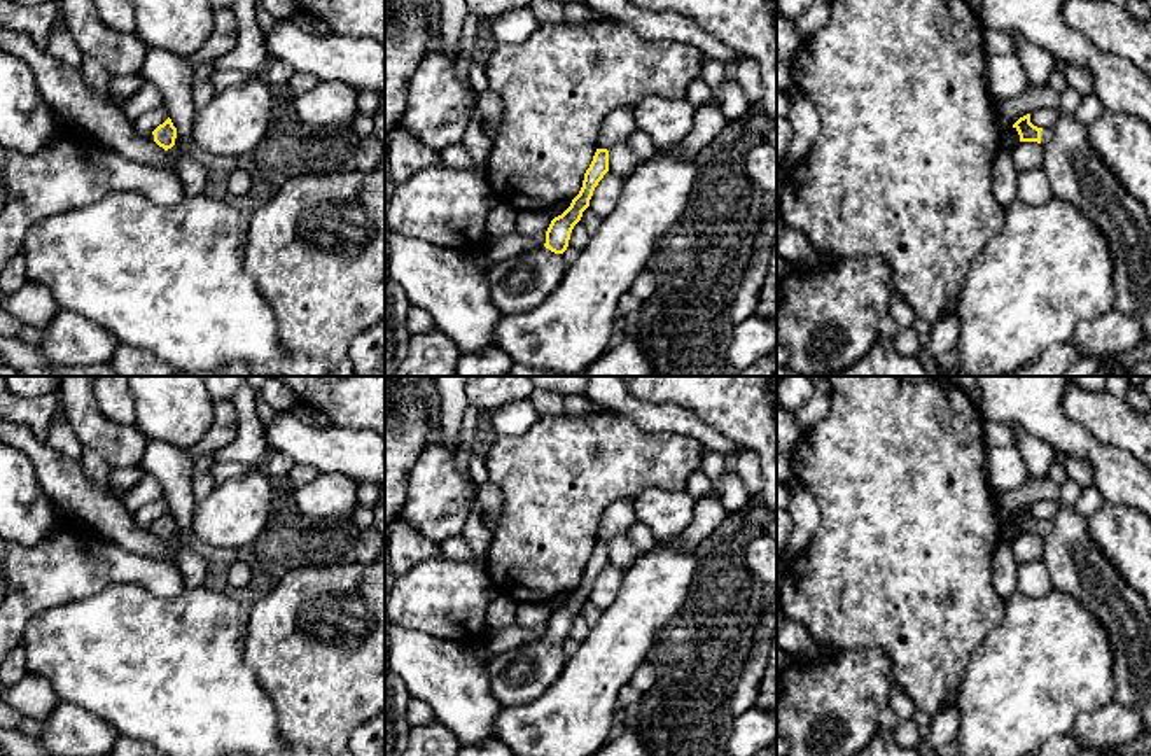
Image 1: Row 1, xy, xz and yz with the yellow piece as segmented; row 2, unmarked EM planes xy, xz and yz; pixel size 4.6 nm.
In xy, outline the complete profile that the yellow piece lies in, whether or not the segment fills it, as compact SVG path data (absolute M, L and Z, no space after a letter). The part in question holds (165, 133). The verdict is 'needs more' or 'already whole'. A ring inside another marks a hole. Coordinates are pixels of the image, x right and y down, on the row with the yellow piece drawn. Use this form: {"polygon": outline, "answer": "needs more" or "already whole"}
{"polygon": "M170 117L159 124L147 138L166 150L173 164L173 175L182 184L185 198L205 192L208 184L208 170L189 156L177 158L171 154L171 147L175 145L177 138L177 128Z", "answer": "needs more"}

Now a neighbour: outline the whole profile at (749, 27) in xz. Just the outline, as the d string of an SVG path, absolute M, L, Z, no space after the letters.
M630 0L649 12L677 12L761 68L761 114L777 124L777 0Z

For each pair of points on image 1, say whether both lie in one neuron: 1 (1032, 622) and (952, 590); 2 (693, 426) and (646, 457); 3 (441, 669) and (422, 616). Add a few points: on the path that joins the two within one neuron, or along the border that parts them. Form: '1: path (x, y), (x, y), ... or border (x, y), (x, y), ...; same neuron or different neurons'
1: border (1004, 602), (1001, 620), (980, 644); different neurons
2: border (639, 427), (644, 431), (688, 434), (702, 445); different neurons
3: border (403, 627), (425, 630), (466, 646); different neurons

